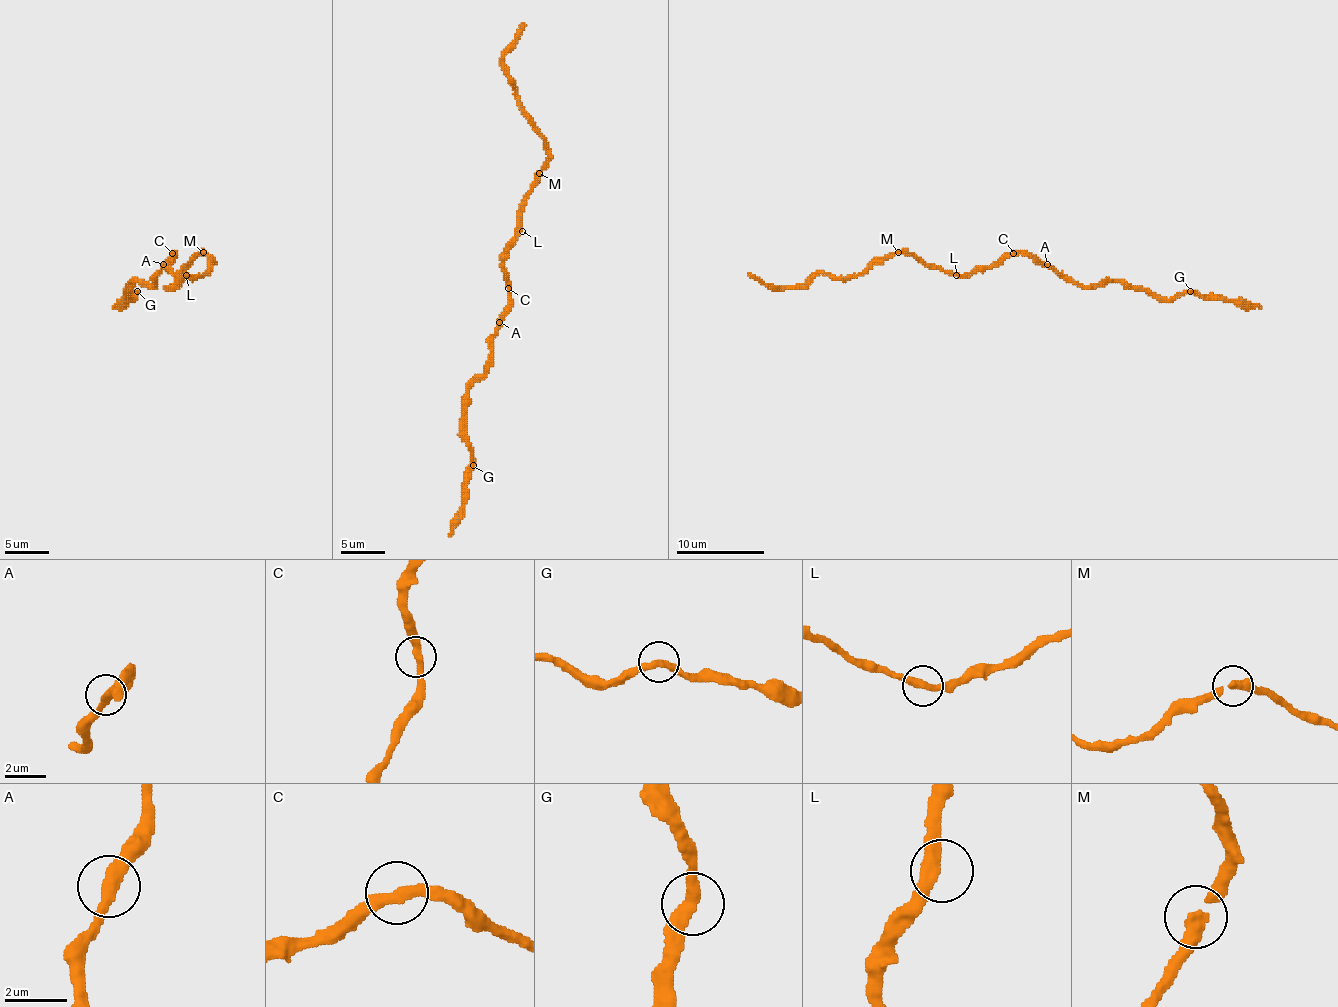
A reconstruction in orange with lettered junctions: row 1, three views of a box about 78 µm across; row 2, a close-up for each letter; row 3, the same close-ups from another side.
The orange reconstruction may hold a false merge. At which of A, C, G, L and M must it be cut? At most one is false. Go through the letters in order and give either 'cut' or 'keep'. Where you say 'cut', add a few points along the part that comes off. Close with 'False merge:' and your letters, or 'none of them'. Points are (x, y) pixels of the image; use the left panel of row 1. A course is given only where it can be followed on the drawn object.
A: keep
C: keep
G: keep
L: keep
M: keep
False merge: none of them

